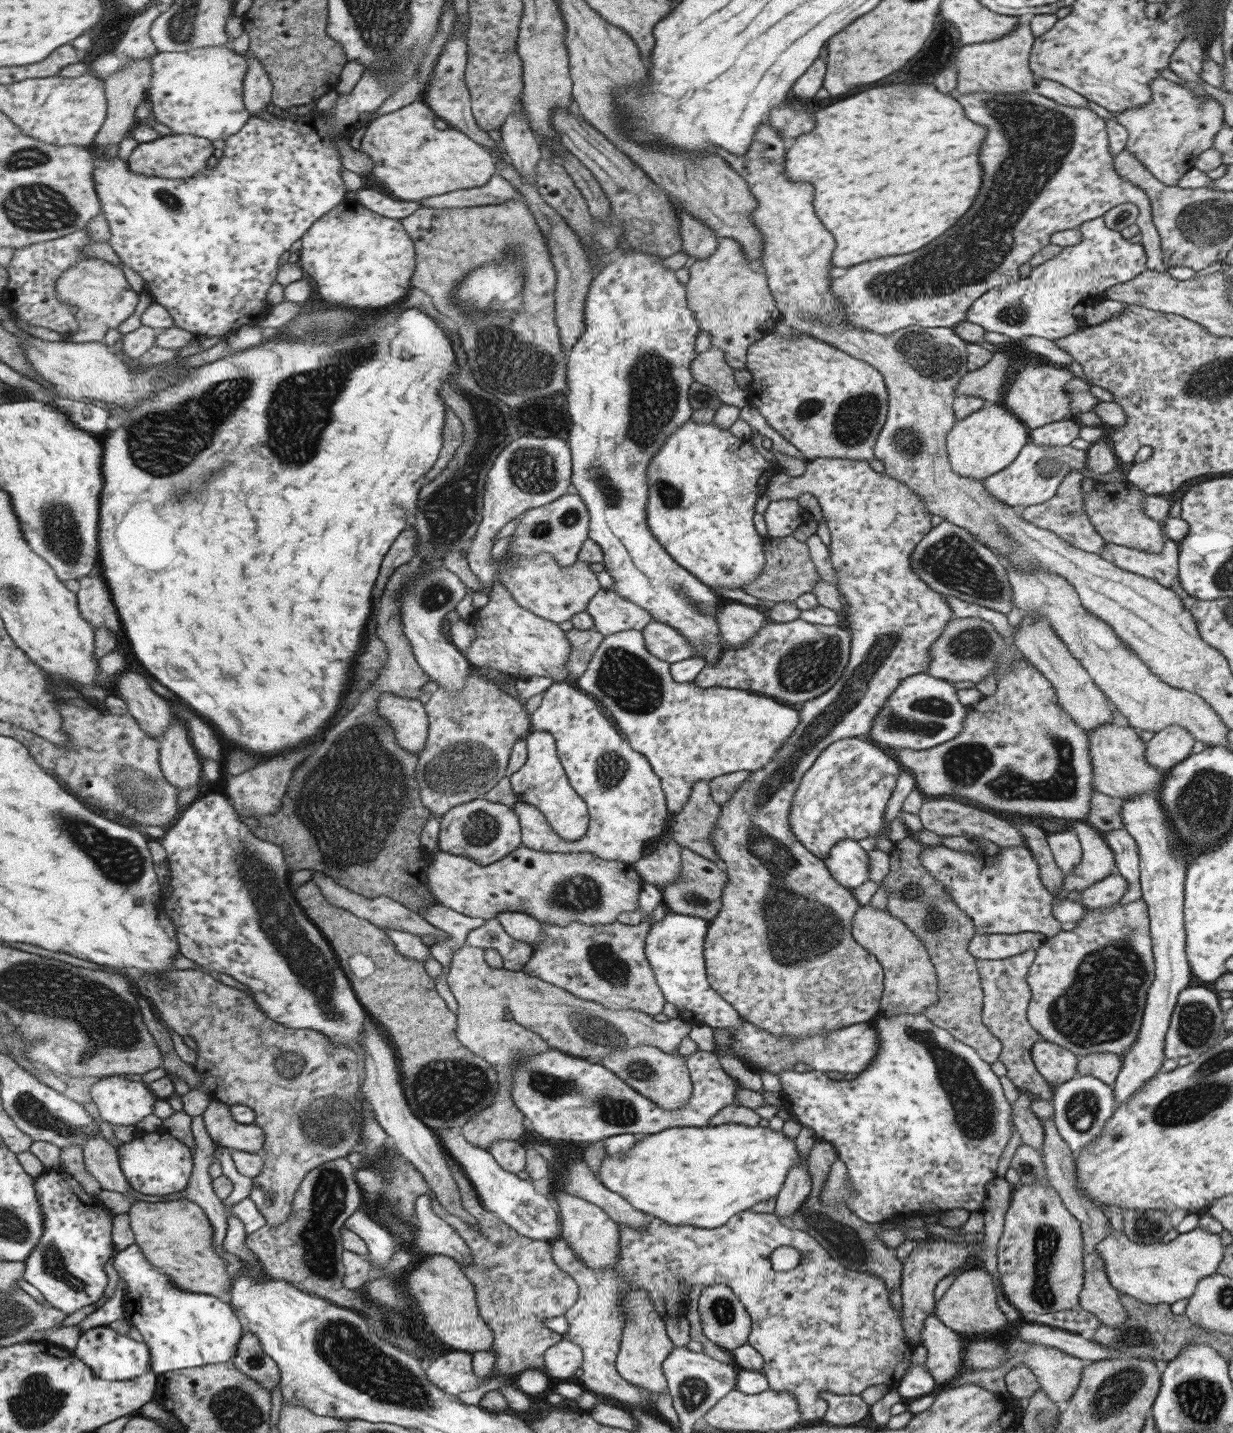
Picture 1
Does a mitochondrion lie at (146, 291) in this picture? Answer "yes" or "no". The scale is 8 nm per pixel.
no

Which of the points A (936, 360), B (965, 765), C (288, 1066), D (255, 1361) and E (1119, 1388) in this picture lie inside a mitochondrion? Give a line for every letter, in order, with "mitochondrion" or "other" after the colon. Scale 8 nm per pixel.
A: mitochondrion
B: mitochondrion
C: mitochondrion
D: other
E: mitochondrion

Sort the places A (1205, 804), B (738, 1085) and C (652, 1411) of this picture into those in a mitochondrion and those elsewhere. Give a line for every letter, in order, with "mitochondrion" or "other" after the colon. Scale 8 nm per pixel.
A: mitochondrion
B: other
C: other

